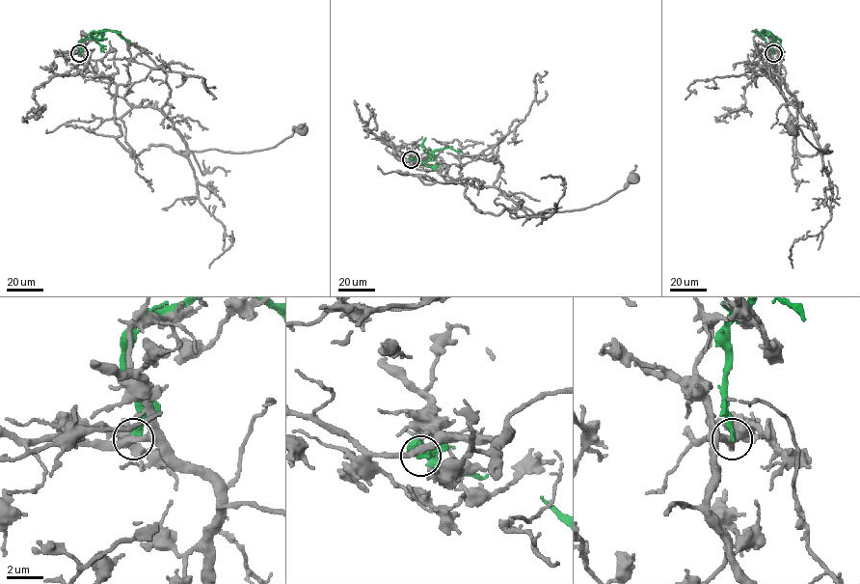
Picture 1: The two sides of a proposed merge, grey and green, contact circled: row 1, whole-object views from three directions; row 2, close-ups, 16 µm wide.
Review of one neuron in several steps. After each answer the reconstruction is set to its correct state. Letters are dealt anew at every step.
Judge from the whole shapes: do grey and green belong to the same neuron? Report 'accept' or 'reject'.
reject

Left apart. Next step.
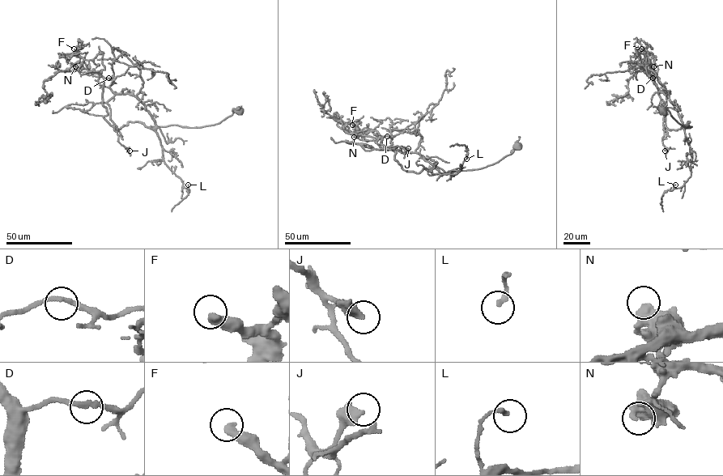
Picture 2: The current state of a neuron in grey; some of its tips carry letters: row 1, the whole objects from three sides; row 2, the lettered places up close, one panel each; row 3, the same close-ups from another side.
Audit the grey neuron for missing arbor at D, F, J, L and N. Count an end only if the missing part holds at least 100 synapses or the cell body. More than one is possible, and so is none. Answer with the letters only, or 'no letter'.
F

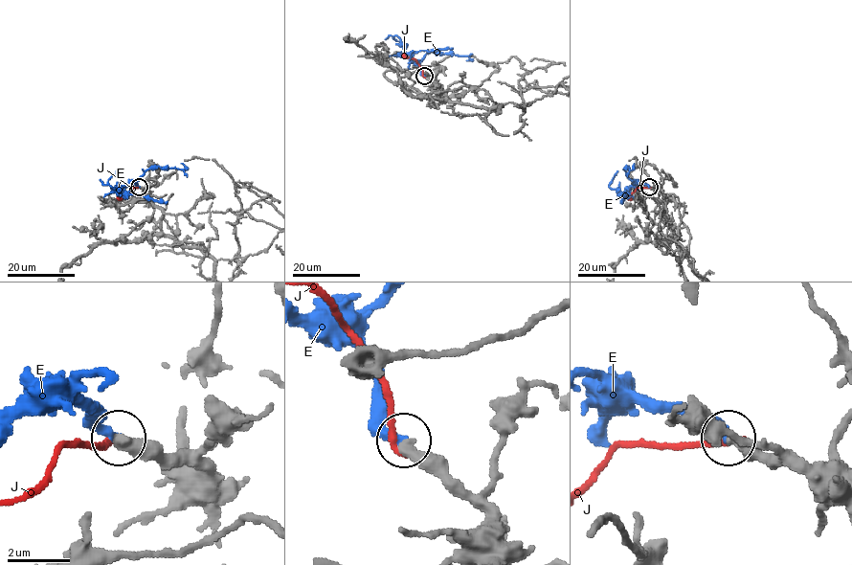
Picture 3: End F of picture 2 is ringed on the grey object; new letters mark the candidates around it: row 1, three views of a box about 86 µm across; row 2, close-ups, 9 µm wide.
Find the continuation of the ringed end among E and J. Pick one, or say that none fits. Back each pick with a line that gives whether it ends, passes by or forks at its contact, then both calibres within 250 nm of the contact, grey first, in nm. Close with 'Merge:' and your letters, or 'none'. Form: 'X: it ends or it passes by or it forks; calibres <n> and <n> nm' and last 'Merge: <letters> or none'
E: it ends; calibres 420 and 300 nm
Merge: E

